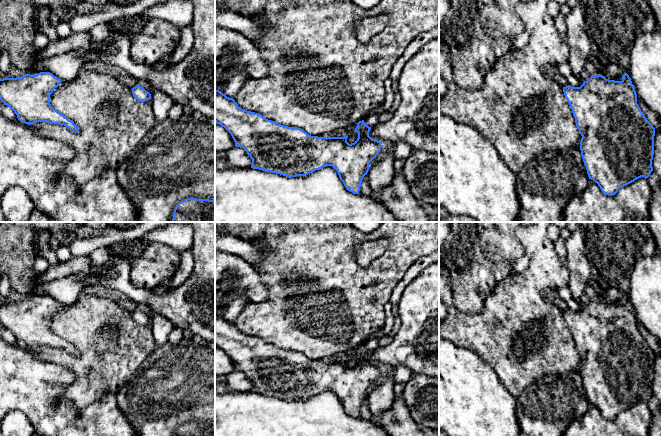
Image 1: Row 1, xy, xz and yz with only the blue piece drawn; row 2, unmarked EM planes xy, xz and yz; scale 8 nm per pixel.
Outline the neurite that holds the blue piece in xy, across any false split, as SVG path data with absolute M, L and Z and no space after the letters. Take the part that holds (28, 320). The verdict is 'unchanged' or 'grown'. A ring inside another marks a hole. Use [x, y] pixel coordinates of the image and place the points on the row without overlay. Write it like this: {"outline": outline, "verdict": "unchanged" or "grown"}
{"outline": "M50 296L0 303L0 324L17 339L19 345L31 349L36 346L64 349L78 357L73 345L54 333L50 319L61 308Z", "verdict": "unchanged"}

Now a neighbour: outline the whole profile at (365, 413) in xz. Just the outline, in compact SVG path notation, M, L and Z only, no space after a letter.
M365 399L362 403L359 418L364 419L364 420L371 420L372 419L372 413L369 408L369 403L368 403L367 399Z

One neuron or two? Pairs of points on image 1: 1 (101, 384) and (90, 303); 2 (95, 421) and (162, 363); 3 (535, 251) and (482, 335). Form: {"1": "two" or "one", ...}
{"1": "one", "2": "two", "3": "one"}

